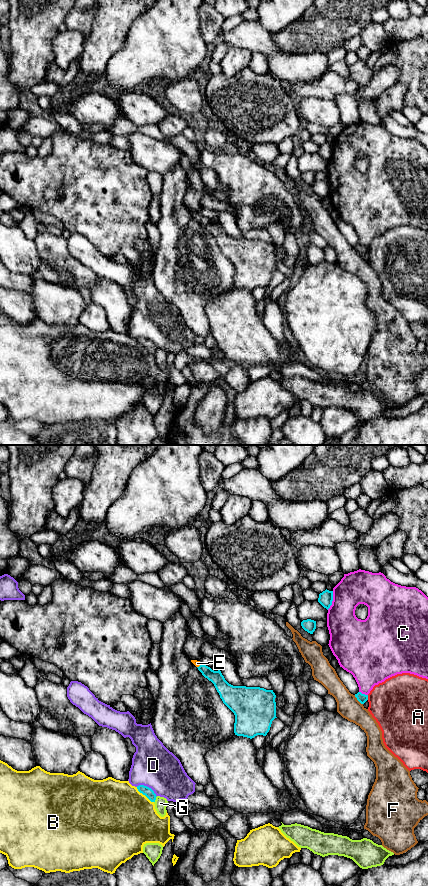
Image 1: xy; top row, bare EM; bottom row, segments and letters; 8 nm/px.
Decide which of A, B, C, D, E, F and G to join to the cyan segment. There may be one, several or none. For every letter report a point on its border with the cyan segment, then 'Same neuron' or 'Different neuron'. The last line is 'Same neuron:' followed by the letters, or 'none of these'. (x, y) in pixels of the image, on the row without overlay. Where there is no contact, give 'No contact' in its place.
A: Touches cyan at xy (367, 249). Different neuron
B: Touches cyan at xy (144, 346). Different neuron
C: Touches cyan at xy (332, 152). Different neuron
D: Touches cyan at xy (146, 338). Different neuron
E: Touches cyan at xy (200, 217). Same neuron
F: Touches cyan at xy (358, 252). Different neuron
G: Touches cyan at xy (155, 351). Different neuron
Same neuron: E

